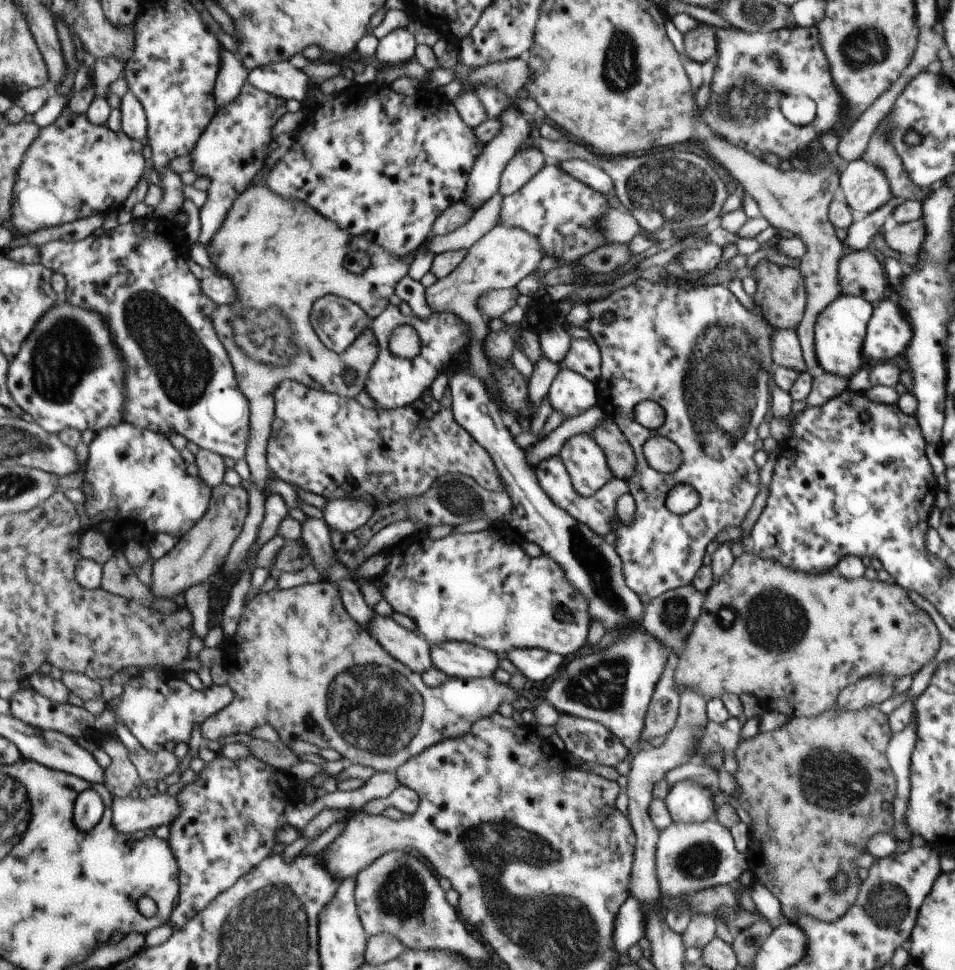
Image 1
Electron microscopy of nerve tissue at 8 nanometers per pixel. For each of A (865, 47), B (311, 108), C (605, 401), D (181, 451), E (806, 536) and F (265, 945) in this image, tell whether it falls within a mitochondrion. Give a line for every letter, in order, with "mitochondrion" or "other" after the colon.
A: mitochondrion
B: other
C: other
D: other
E: mitochondrion
F: mitochondrion

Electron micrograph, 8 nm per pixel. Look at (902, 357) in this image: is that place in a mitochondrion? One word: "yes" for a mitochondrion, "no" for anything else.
no

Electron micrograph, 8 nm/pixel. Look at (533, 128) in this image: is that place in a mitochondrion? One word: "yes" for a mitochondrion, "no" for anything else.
no

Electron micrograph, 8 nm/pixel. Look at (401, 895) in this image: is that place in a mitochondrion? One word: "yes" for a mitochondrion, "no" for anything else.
yes

